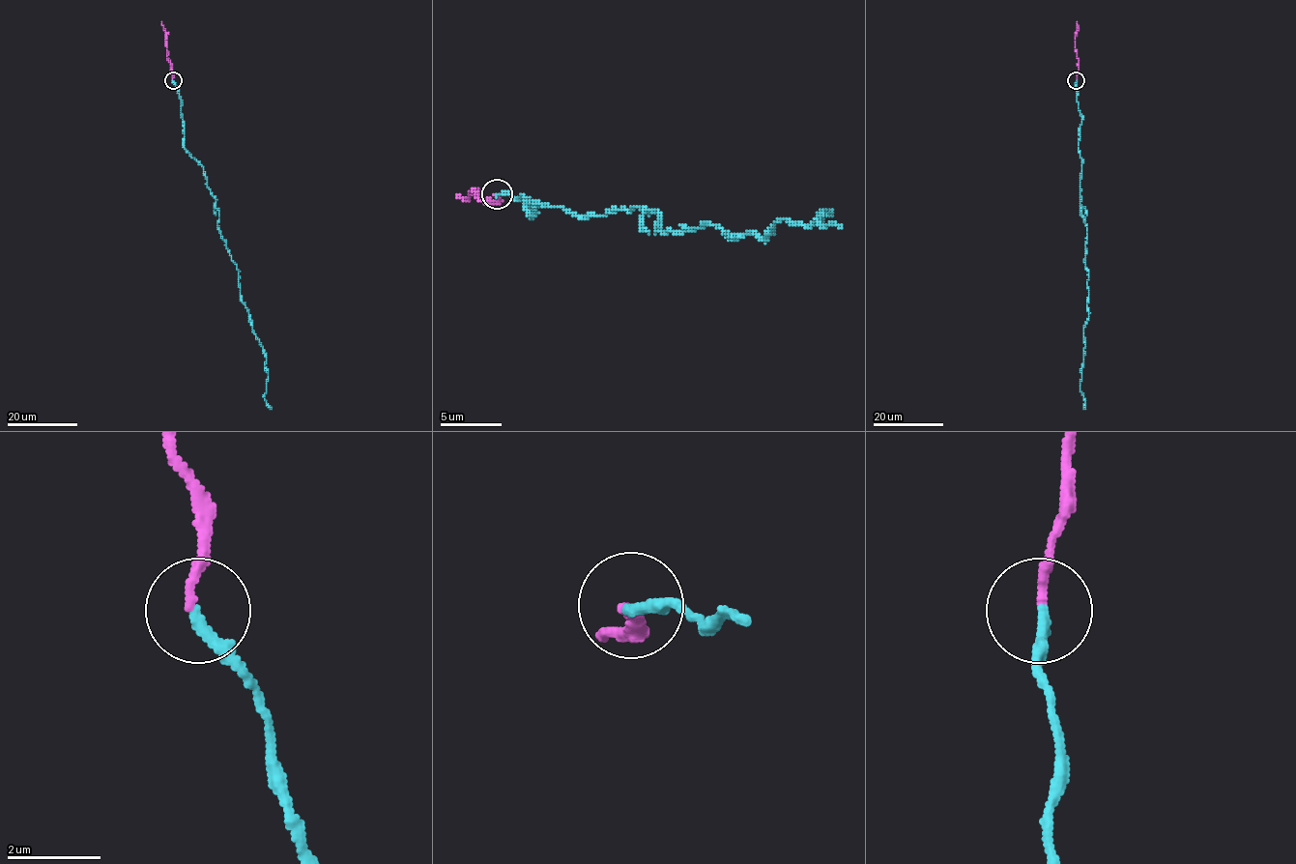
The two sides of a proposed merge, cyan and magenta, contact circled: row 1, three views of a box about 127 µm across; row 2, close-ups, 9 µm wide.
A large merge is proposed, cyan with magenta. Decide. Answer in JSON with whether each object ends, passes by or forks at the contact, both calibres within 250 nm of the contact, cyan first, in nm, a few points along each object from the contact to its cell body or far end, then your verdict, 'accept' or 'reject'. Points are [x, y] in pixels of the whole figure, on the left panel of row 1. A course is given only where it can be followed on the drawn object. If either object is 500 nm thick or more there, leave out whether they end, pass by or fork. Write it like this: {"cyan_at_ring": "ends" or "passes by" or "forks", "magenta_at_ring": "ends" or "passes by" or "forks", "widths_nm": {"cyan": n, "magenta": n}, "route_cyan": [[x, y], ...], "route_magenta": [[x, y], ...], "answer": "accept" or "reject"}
{"cyan_at_ring": "ends", "magenta_at_ring": "ends", "widths_nm": {"cyan": 280, "magenta": 190}, "route_cyan": [[172, 80], [184, 149], [203, 168], [263, 348], [271, 409]], "route_magenta": [[172, 80], [166, 35], [161, 22]], "answer": "accept"}

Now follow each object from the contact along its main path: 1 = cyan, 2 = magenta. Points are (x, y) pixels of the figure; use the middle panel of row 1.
1: (496, 194), (532, 216), (658, 210), (658, 231), (765, 241), (823, 210), (842, 228)
2: (496, 194), (496, 200), (481, 200), (475, 188), (466, 197), (456, 194)

